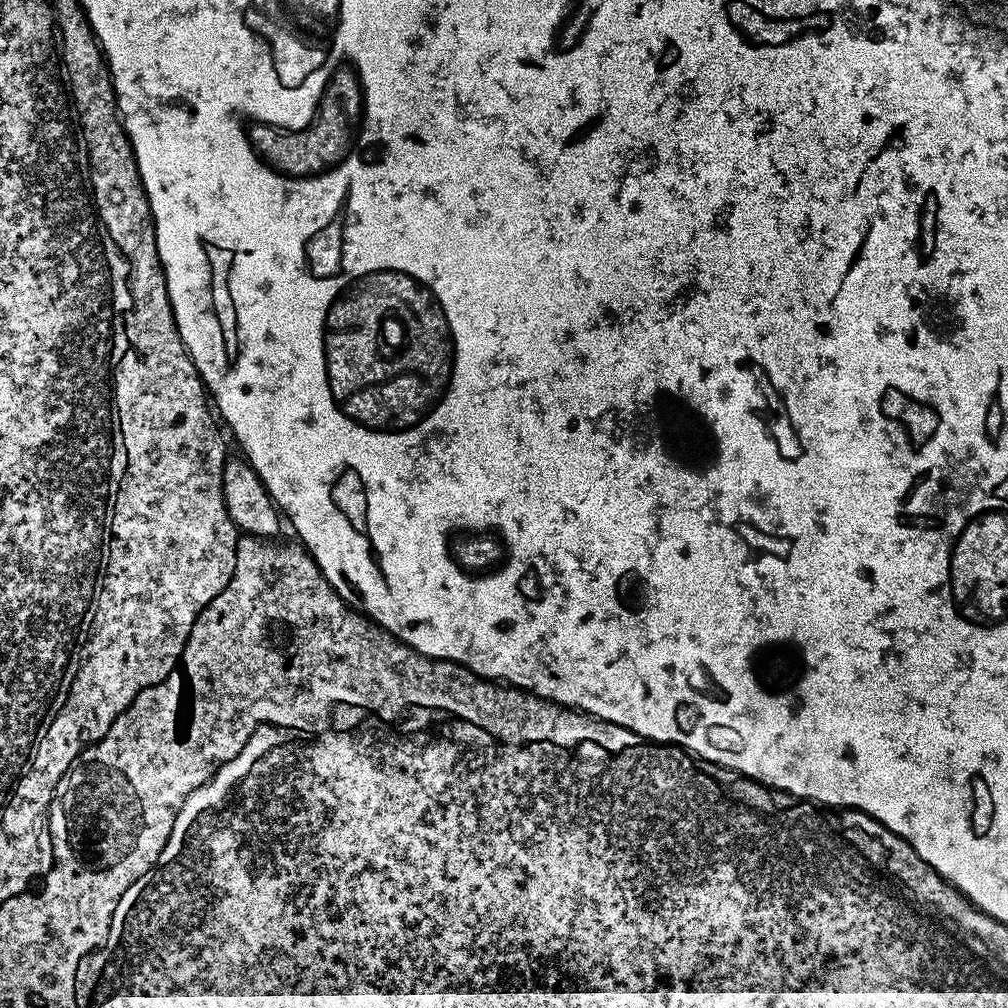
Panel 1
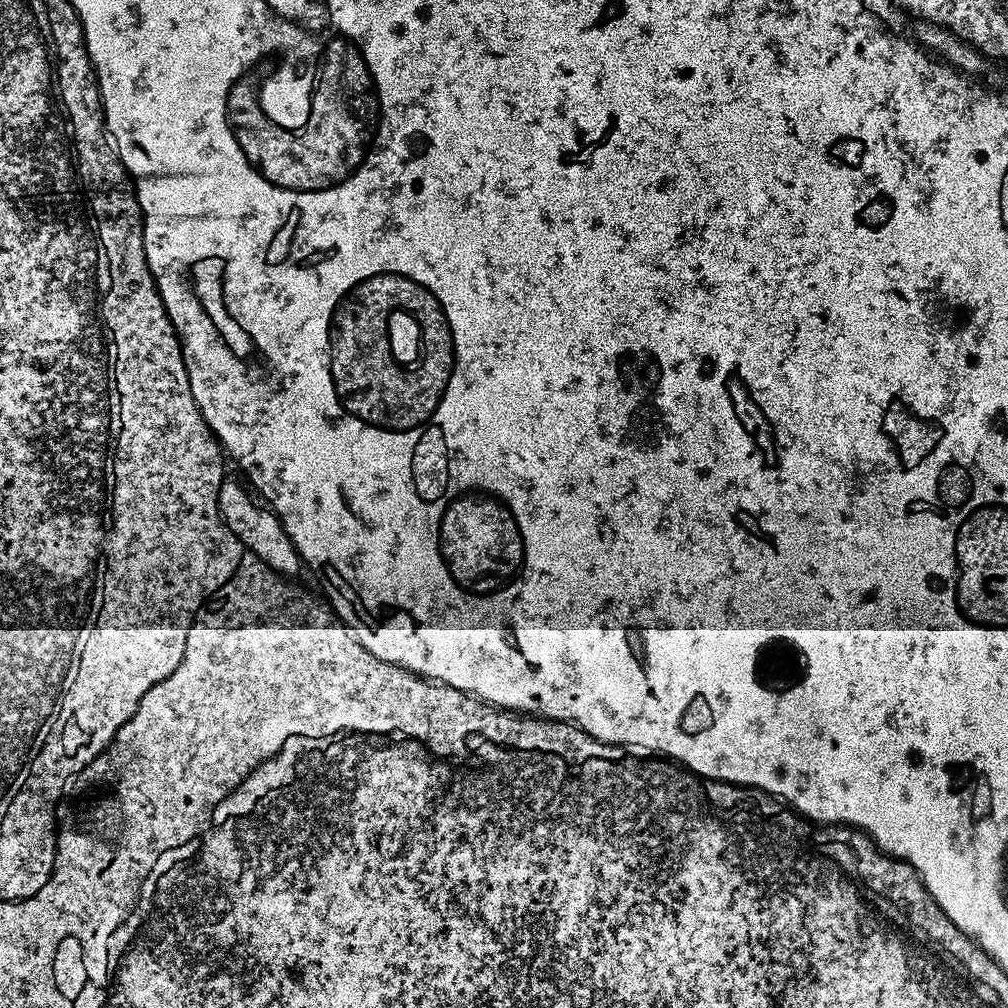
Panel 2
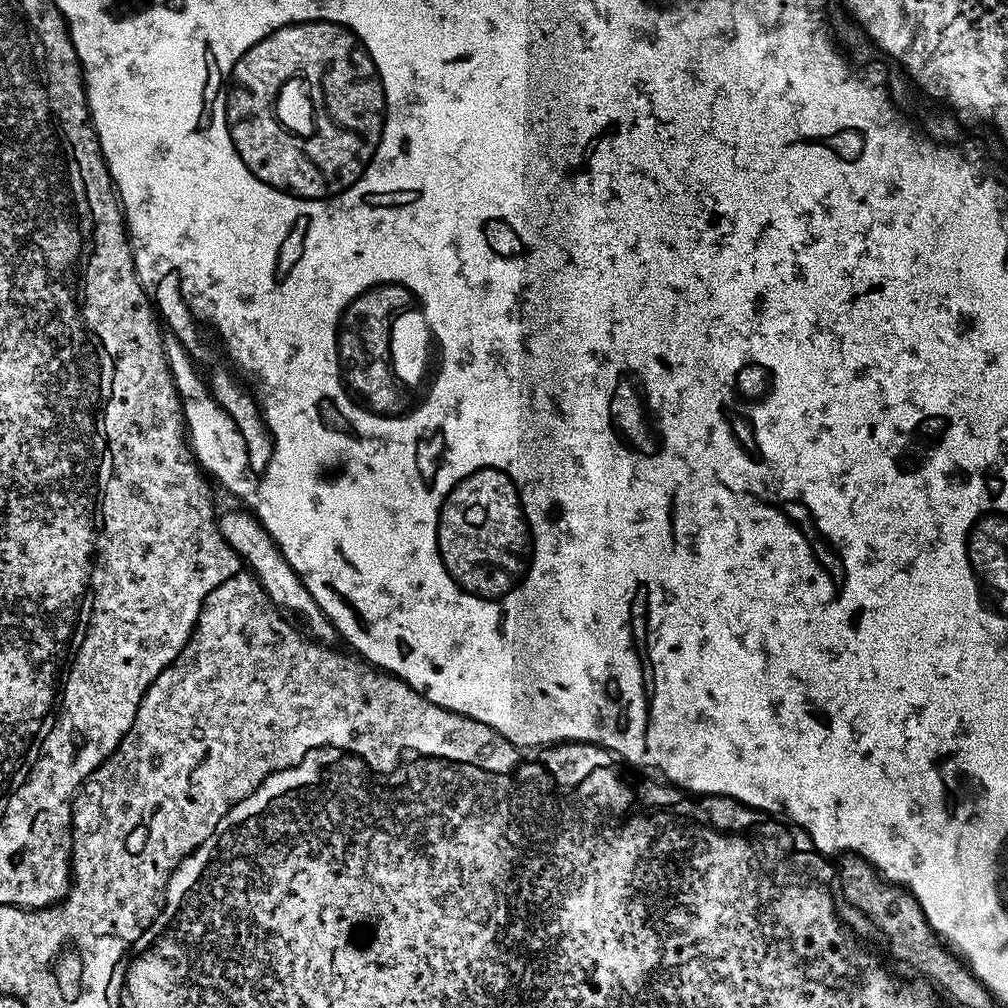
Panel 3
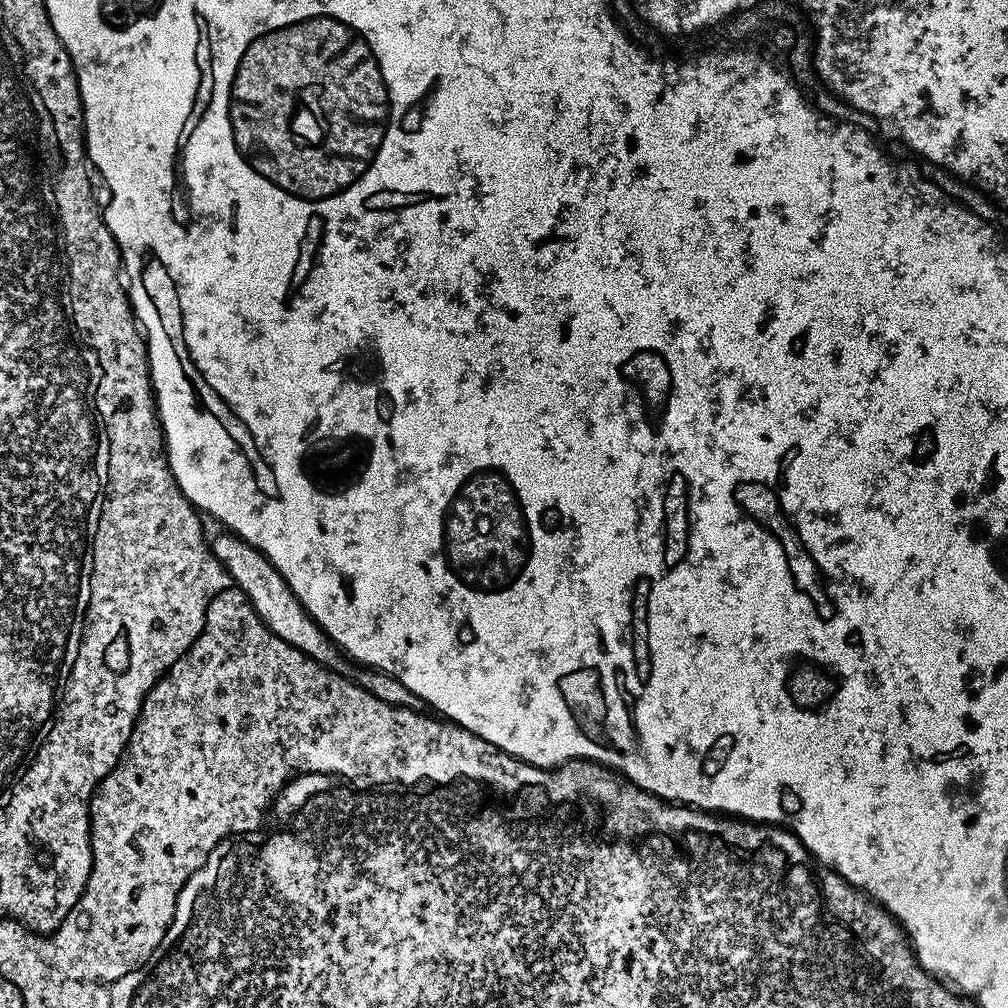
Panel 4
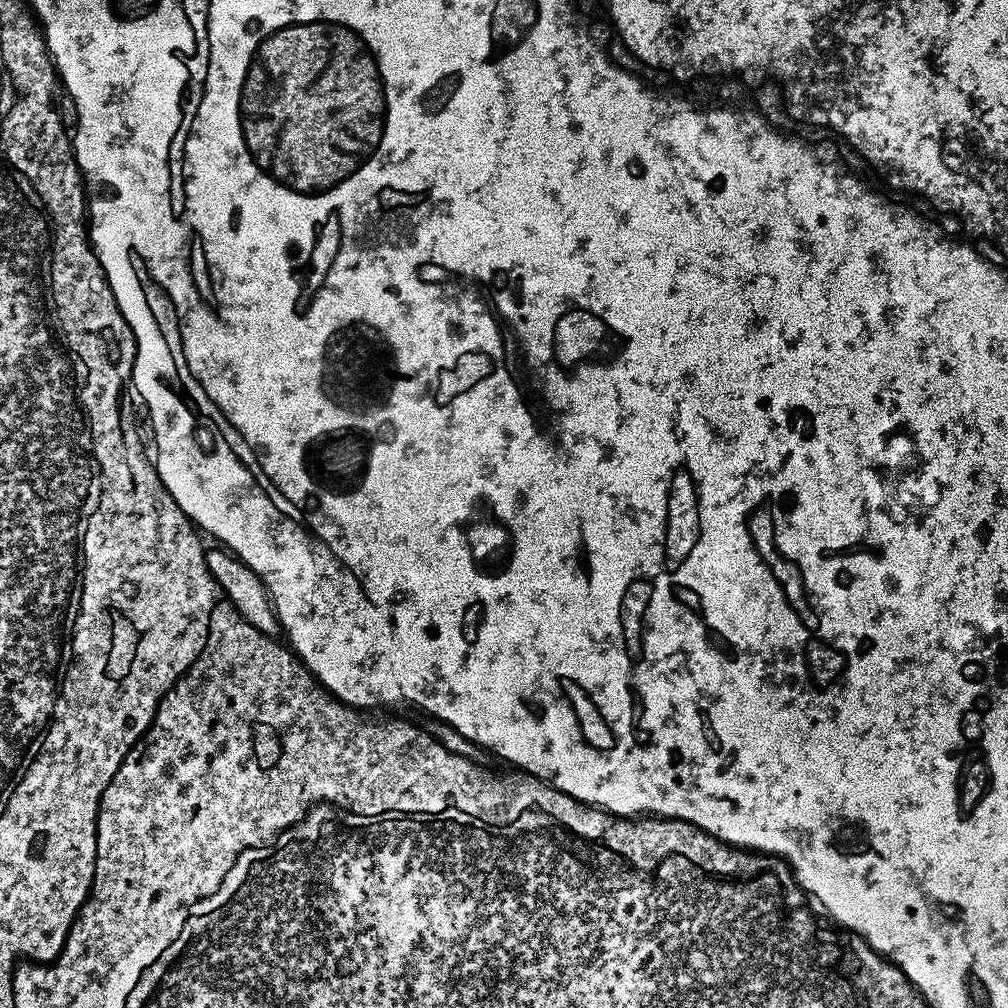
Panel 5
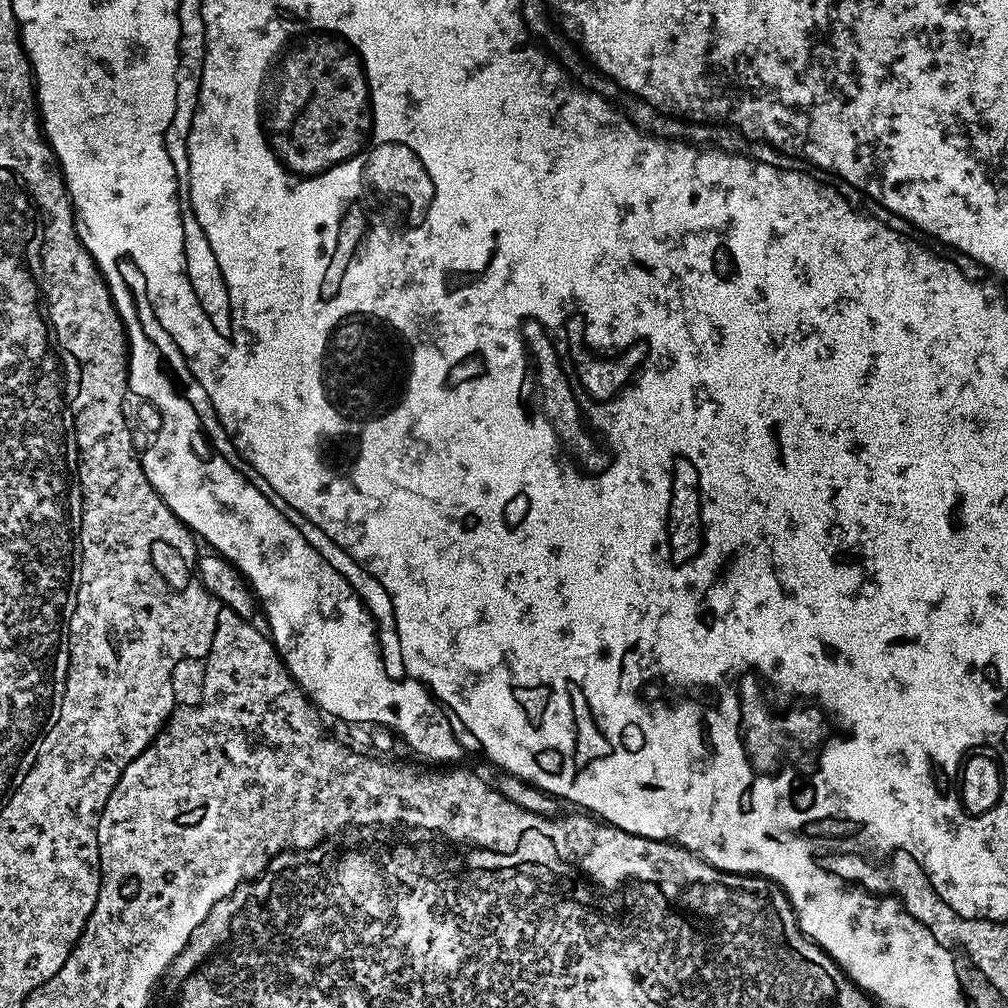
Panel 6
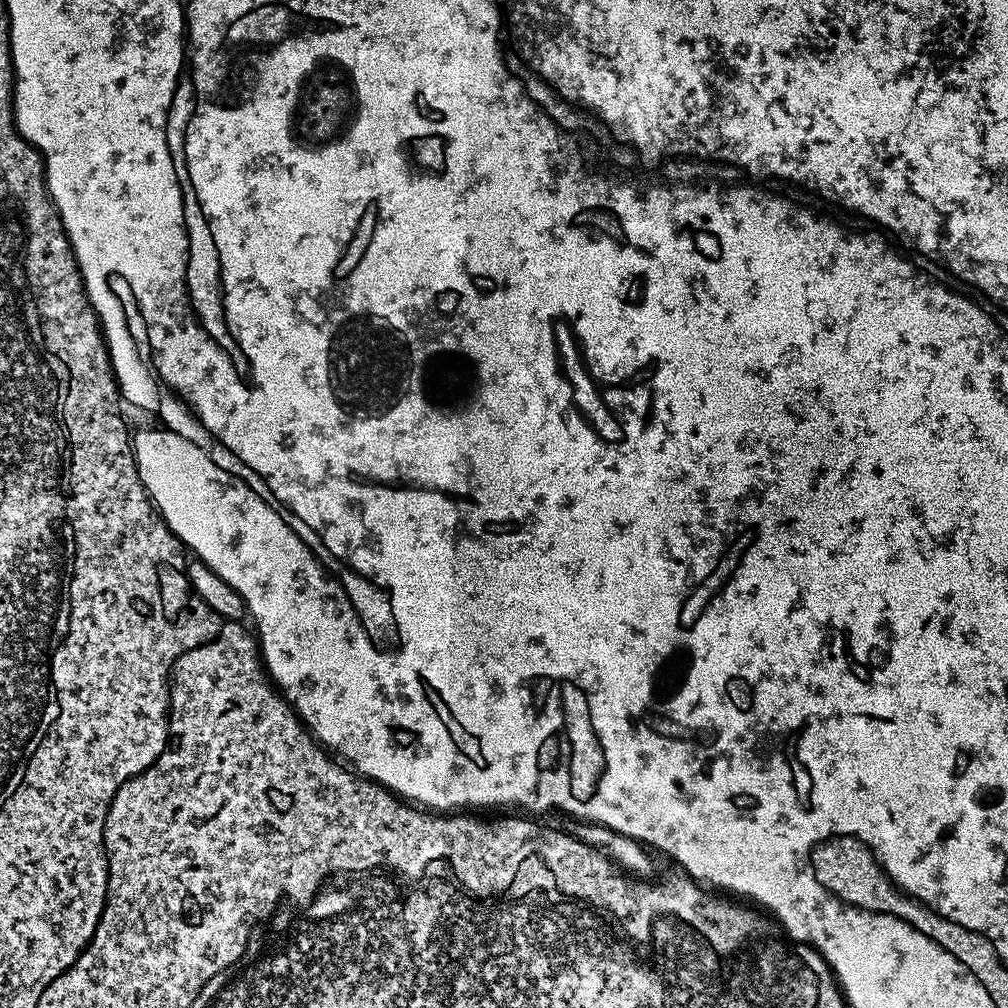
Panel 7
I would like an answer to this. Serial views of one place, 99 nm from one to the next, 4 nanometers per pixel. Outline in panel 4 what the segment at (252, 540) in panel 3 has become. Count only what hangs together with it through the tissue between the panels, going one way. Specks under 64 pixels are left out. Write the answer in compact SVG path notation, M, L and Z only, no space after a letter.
M224 530L221 533L221 536L211 537L212 556L218 558L218 562L222 562L222 566L228 571L229 581L239 588L242 594L246 594L246 598L252 609L258 614L258 618L262 618L265 626L274 634L278 634L278 638L282 638L282 642L302 650L309 658L317 660L322 667L328 668L331 672L347 676L370 694L382 698L382 702L390 702L390 706L398 706L415 712L425 711L424 700L418 698L418 694L406 690L406 686L402 686L402 682L398 682L398 678L394 678L389 672L380 672L377 668L361 666L341 652L338 645L333 644L328 639L328 635L316 625L311 614L302 606L302 602L298 602L298 598L290 590L286 578L282 578L282 574L278 574L276 567L257 548L250 546L250 542L246 542L233 532Z

